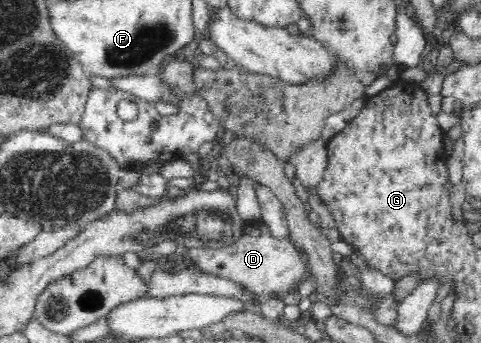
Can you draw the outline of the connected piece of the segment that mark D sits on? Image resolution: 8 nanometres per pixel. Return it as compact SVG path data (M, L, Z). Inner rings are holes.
M262 221L250 222L248 226L242 230L242 238L236 244L230 244L228 248L192 248L190 249L191 262L197 264L204 272L216 274L224 278L230 279L246 290L256 291L268 296L284 296L294 288L298 282L306 280L310 274L307 268L304 253L295 245L290 238L274 237L272 231Z

